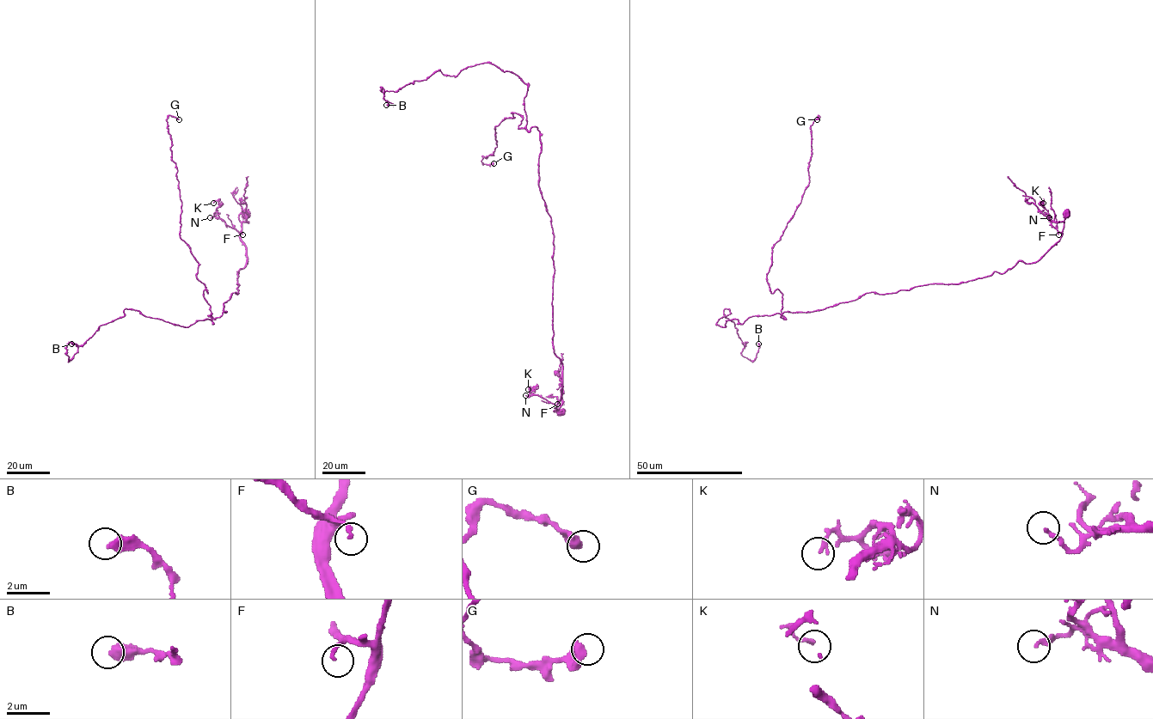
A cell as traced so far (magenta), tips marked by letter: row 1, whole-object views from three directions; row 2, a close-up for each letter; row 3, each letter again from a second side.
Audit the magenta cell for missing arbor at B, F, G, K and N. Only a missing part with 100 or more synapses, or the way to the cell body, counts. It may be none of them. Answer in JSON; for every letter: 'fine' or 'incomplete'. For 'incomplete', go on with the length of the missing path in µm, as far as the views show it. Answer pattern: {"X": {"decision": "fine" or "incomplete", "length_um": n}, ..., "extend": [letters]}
{"B": {"decision": "fine"}, "F": {"decision": "fine"}, "G": {"decision": "fine"}, "K": {"decision": "fine"}, "N": {"decision": "fine"}, "extend": []}

